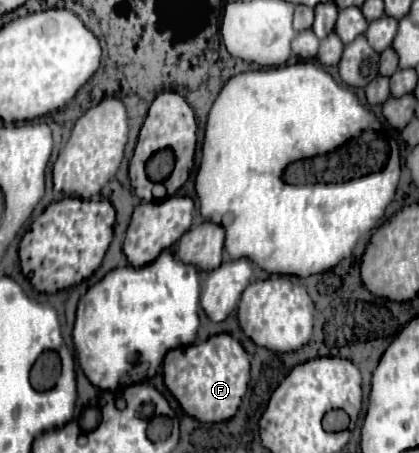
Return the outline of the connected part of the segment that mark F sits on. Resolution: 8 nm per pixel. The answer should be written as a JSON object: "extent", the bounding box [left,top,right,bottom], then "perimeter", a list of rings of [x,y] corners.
{"extent":[163,333,249,423],"perimeter":[[[219,333],[203,343],[171,349],[163,361],[163,379],[167,389],[179,401],[187,415],[203,423],[231,419],[249,385],[249,355],[229,333]]]}

